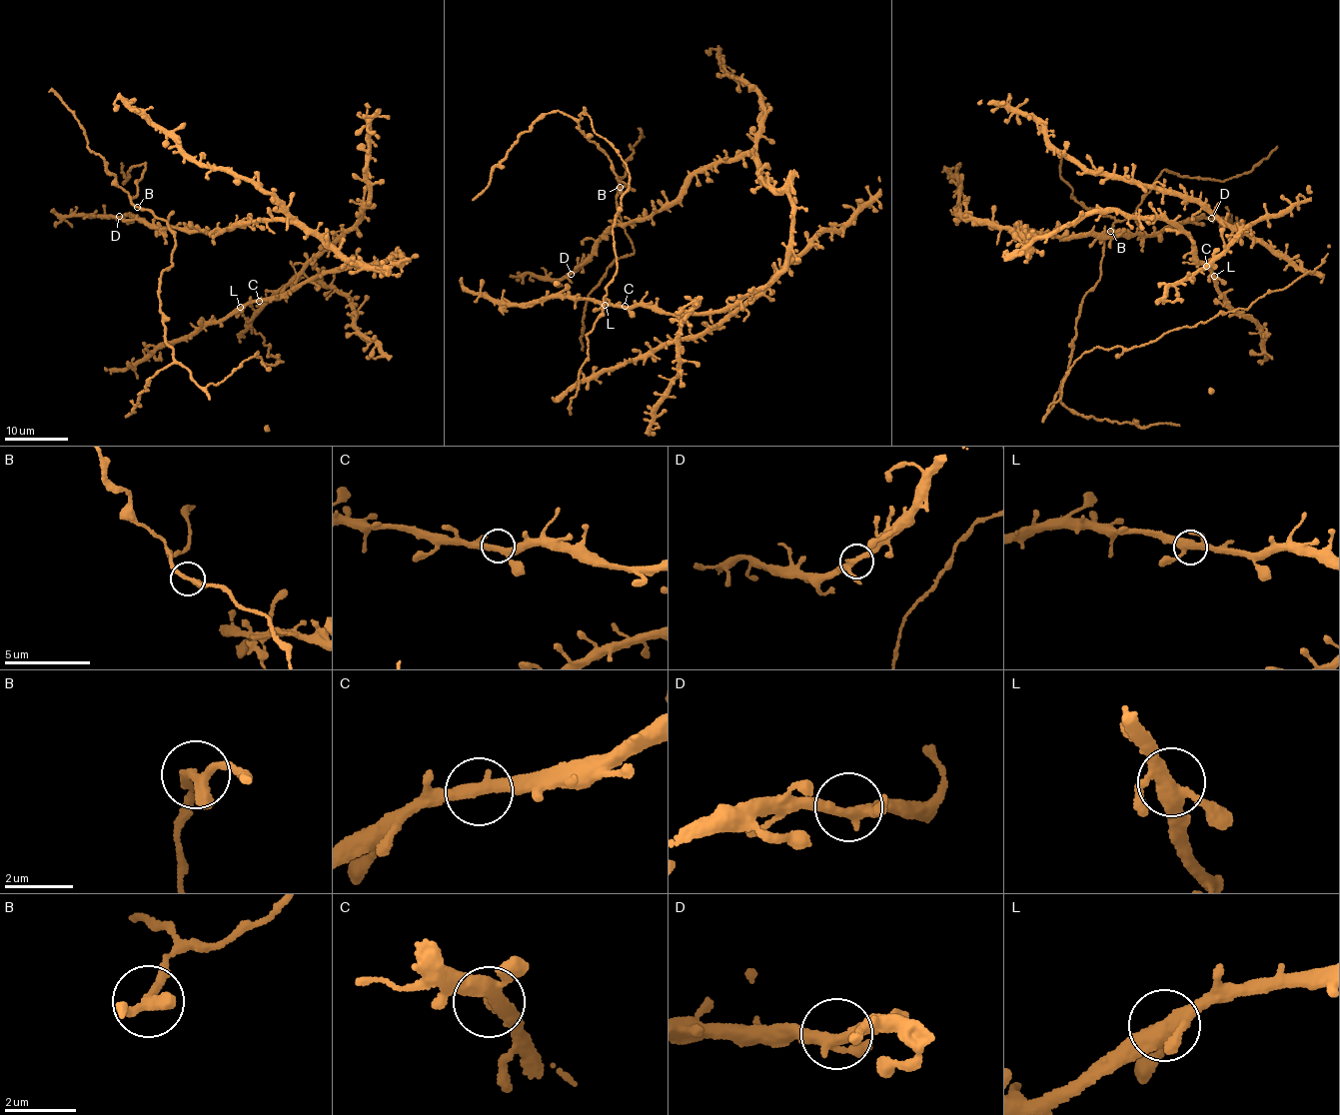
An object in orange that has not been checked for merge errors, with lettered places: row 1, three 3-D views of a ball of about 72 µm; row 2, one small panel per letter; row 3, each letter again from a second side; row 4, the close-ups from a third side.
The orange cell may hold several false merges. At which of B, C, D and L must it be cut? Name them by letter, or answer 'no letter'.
no letter

